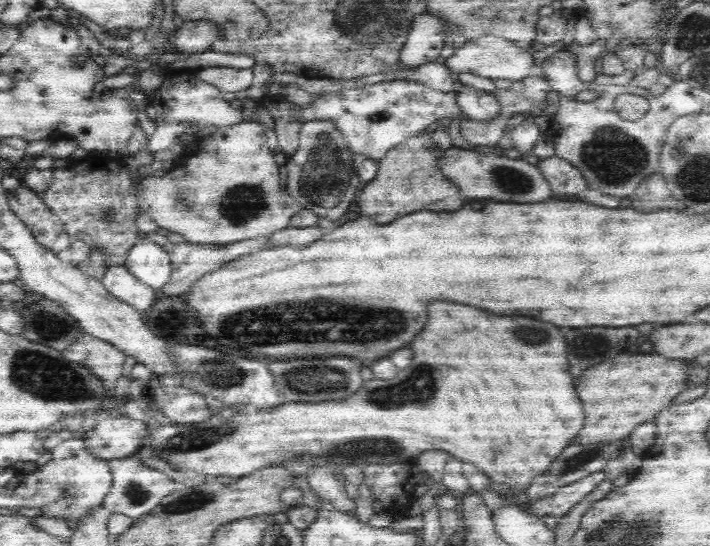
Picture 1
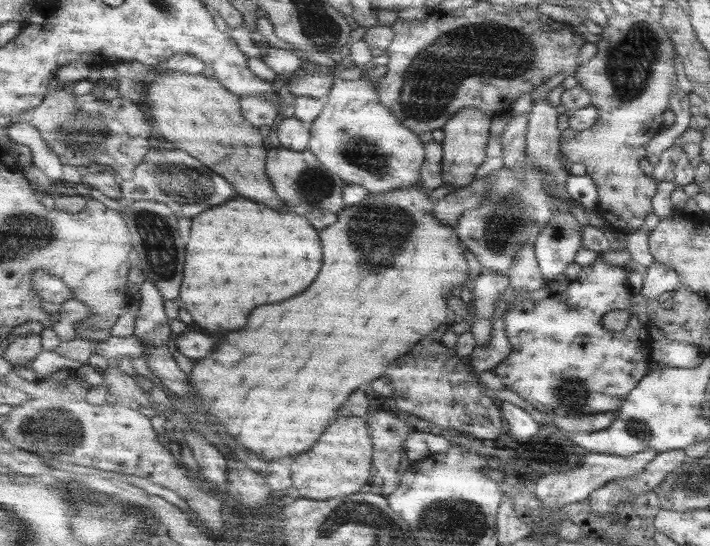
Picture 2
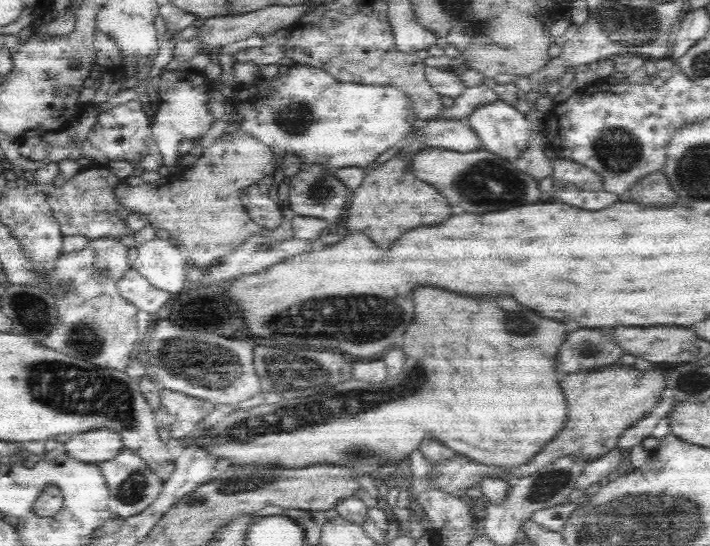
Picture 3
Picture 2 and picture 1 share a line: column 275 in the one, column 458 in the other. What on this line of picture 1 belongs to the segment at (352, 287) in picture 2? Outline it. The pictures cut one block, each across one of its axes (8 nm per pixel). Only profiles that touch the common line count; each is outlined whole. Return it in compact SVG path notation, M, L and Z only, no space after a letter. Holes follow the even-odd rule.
M434 304L430 306L430 322L426 324L426 330L422 330L422 334L418 334L418 338L410 344L410 348L414 350L414 358L412 364L398 372L394 380L368 380L352 398L346 400L338 400L338 402L322 402L322 404L282 404L276 410L270 412L256 412L256 414L236 414L232 418L210 418L202 424L182 424L182 426L162 426L158 420L150 418L148 422L148 432L150 432L150 452L162 460L166 460L168 464L172 464L176 470L184 470L188 474L208 474L208 476L230 476L232 480L238 478L246 478L250 474L254 474L256 470L262 470L266 466L282 466L284 462L290 462L292 456L308 452L314 456L326 456L330 460L330 464L334 466L364 466L368 462L394 462L396 458L418 458L420 454L428 452L428 450L442 450L452 454L454 458L458 458L460 462L472 462L478 470L486 472L484 476L488 476L492 482L496 484L506 484L510 488L510 492L524 492L530 490L530 480L540 476L550 464L552 460L572 442L574 436L578 436L578 432L584 426L586 420L586 408L584 404L580 404L582 398L578 398L574 388L574 376L570 374L570 362L568 362L568 350L566 350L566 342L564 336L558 332L556 326L550 326L546 322L536 322L532 318L518 318L518 316L494 316L490 312L484 310L476 310L472 306L464 306L464 304Z

